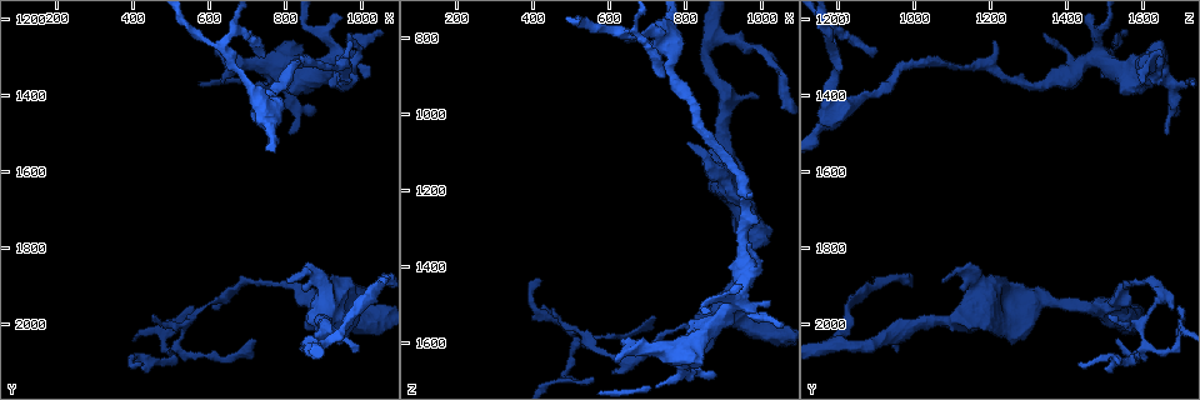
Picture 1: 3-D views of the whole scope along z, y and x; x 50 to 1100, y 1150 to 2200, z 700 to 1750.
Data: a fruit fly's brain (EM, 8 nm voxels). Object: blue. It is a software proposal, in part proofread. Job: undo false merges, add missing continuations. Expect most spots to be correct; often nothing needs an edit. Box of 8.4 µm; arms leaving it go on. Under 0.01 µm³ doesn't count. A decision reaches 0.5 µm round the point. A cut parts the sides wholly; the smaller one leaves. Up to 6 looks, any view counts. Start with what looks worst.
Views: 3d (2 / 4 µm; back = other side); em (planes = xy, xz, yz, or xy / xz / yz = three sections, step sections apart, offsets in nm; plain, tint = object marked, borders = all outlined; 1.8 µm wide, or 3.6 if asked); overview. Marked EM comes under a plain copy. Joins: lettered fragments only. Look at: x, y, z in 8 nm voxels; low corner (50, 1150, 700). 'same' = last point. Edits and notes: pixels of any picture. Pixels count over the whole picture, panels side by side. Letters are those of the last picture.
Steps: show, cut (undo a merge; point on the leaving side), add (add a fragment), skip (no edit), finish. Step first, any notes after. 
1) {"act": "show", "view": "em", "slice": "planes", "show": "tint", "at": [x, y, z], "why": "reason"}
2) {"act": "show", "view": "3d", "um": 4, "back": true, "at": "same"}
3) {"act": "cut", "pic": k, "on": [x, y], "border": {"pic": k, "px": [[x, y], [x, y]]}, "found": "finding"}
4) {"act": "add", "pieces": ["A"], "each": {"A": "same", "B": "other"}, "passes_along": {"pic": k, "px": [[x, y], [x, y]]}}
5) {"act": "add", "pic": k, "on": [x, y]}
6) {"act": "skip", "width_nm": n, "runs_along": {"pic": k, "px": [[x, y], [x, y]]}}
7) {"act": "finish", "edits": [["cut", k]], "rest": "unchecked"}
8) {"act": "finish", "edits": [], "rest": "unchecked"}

{"act": "show", "view": "em", "slice": "xy", "step": 16, "show": "tint", "at": [635, 1285, 785], "why": "thin neck"}

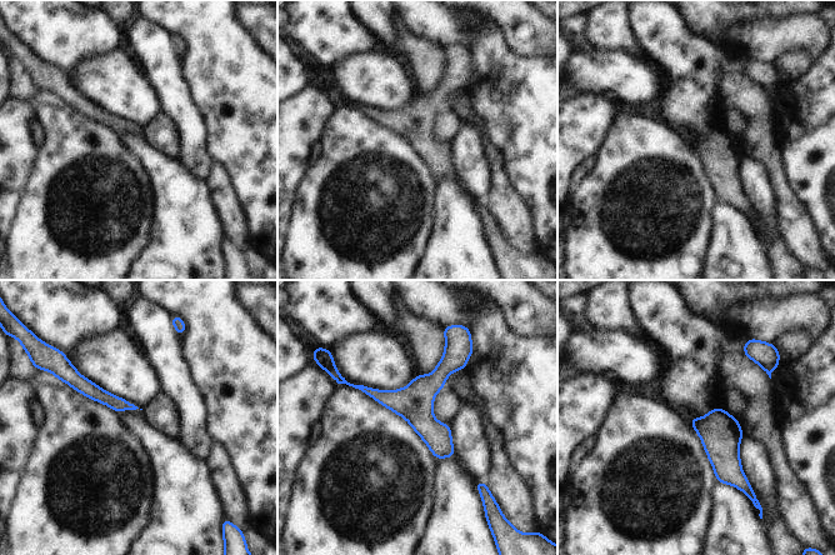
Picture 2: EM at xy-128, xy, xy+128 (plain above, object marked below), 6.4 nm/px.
{"act": "show", "view": "em", "slice": "planes", "show": "tint", "at": "same", "why": "cut it another way"}

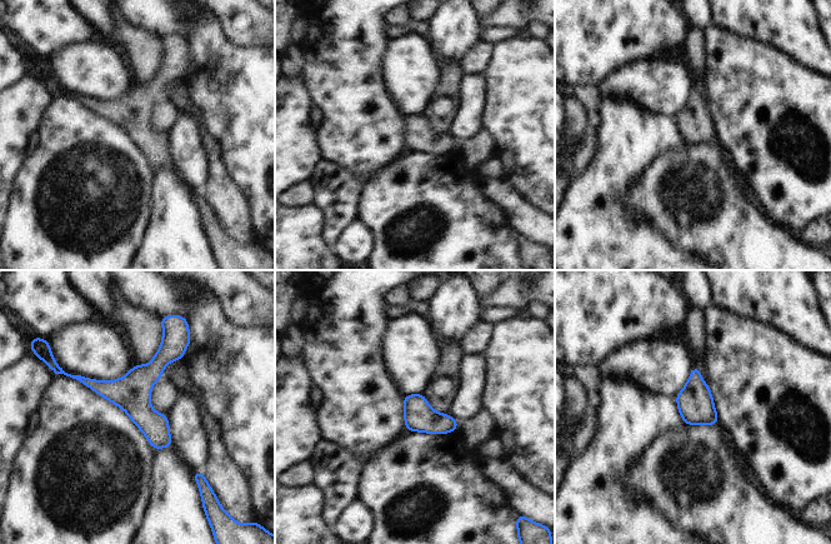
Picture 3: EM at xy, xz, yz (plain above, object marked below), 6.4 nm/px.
{"act": "show", "view": "em", "slice": "planes", "show": "borders", "at": "same", "why": "what lies round it"}

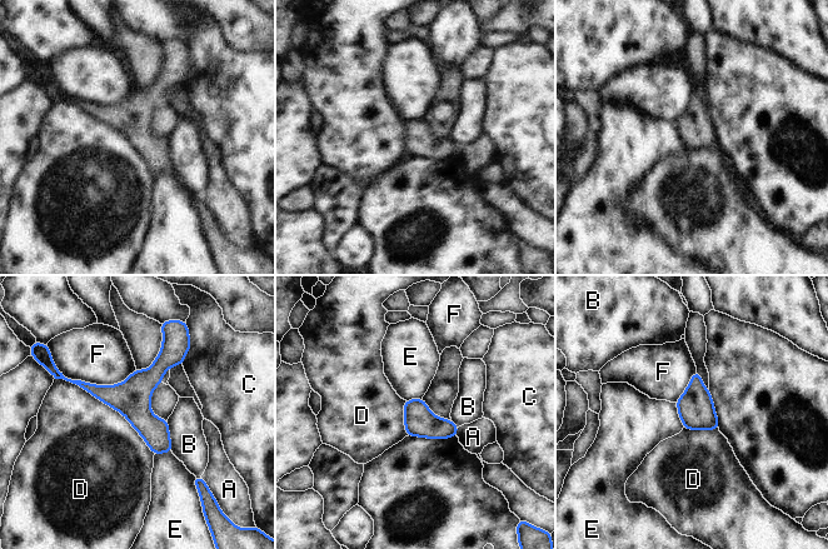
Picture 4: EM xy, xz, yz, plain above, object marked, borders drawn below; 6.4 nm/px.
{"act": "skip", "each": {"A": "other", "B": "other", "C": "other", "D": "other", "E": "other", "F": "other"}, "border": {"pic": 4, "px": [[56, 378], [116, 409], [154, 454]]}, "found": "continuous, no second neuron"}

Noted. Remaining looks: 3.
{"act": "show", "view": "3d", "um": 2, "at": [520, 2055, 1600], "why": "four-way junction"}

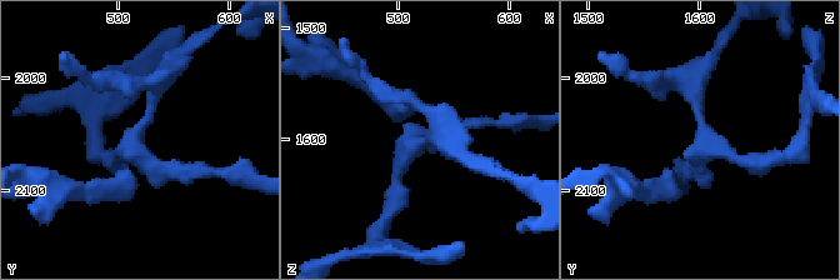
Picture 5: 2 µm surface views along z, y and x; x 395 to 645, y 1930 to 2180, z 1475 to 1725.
{"act": "show", "view": "em", "slice": "planes", "show": "borders", "at": [516, 2060, 1606], "arms": 4, "why": "now the EM"}

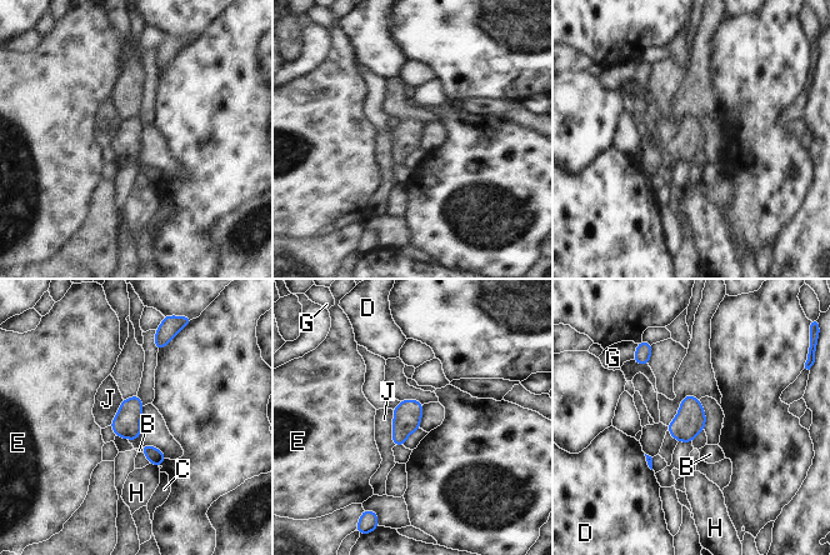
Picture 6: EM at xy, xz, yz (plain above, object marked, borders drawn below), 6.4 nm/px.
{"act": "skip", "width_nm": 180, "each": {"B": "other", "C": "other", "D": "other", "E": "other", "G": "other", "H": "other", "J": "other"}, "border": {"pic": 6, "px": [[391, 410], [393, 443], [395, 445]]}, "found": "all the same neuron"}

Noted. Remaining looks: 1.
{"act": "show", "view": "em", "slice": "planes", "show": "borders", "at": [805, 1885, 1080], "why": "free end"}

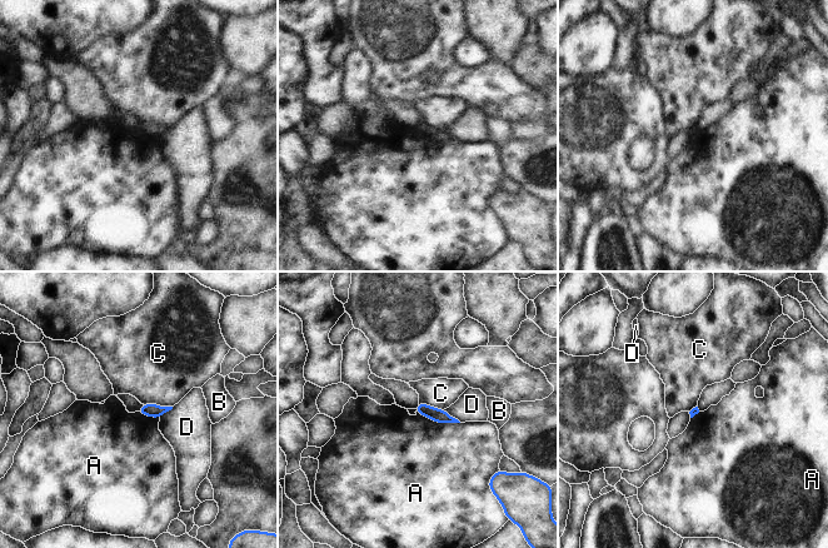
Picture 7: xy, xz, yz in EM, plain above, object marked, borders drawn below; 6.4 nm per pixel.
{"act": "skip", "each": {"A": "other", "B": "other", "C": "other", "D": "other"}, "border": {"pic": 7, "px": [[415, 410], [437, 422], [459, 423]]}, "found": "no lettered fragment goes on from it"}

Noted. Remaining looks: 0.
{"act": "finish", "edits": [], "rest": "unchecked"}

